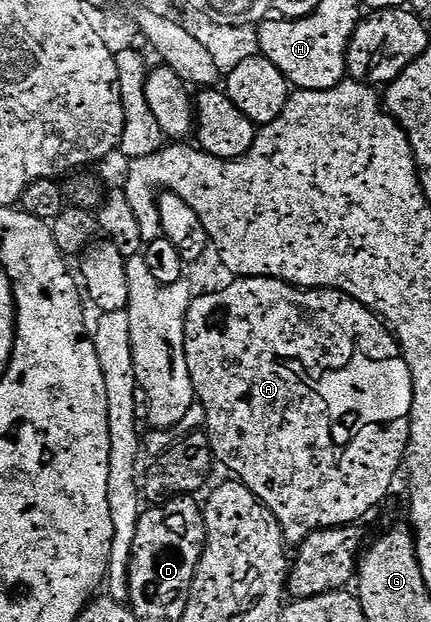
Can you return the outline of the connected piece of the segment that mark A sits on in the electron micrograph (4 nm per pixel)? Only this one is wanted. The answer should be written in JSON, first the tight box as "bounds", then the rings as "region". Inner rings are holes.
{"bounds":[185,277,415,543],"region":[[[239,277],[239,278],[238,278],[238,279],[236,279],[236,281],[234,281],[234,282],[233,282],[233,283],[232,283],[232,284],[231,284],[231,285],[230,285],[230,286],[229,286],[229,287],[225,287],[225,291],[217,291],[217,292],[216,292],[216,293],[199,293],[199,294],[198,294],[198,296],[196,296],[196,297],[195,297],[195,298],[194,298],[194,300],[192,300],[192,302],[191,302],[191,306],[190,306],[190,307],[189,307],[189,311],[188,311],[188,312],[187,312],[187,322],[186,322],[186,323],[185,323],[185,355],[186,355],[186,356],[187,356],[187,362],[188,362],[188,363],[189,363],[189,375],[190,375],[190,376],[191,376],[191,378],[192,378],[192,379],[193,379],[193,387],[194,387],[194,388],[195,388],[195,396],[196,396],[196,398],[197,398],[197,401],[198,401],[198,402],[199,402],[199,403],[201,403],[201,404],[203,404],[203,405],[204,405],[204,407],[205,407],[205,409],[206,409],[206,411],[207,411],[207,412],[208,412],[208,421],[207,421],[207,424],[206,424],[206,426],[205,426],[205,432],[206,432],[206,435],[207,435],[207,437],[208,437],[208,439],[209,439],[209,440],[210,440],[210,441],[211,441],[211,450],[212,450],[212,452],[213,452],[213,453],[214,453],[214,460],[215,460],[215,461],[216,461],[216,462],[219,462],[219,463],[221,463],[221,461],[224,461],[224,463],[225,463],[225,464],[227,464],[227,465],[228,465],[228,467],[229,467],[229,468],[231,468],[231,469],[232,469],[232,471],[233,471],[233,472],[235,472],[235,473],[232,473],[232,474],[234,474],[234,476],[235,476],[235,477],[236,477],[236,478],[238,478],[238,480],[240,480],[240,481],[242,481],[242,482],[243,482],[243,484],[245,484],[245,485],[247,485],[247,486],[248,486],[248,487],[249,487],[249,491],[253,491],[253,495],[254,495],[254,496],[255,496],[255,498],[256,498],[256,499],[257,499],[257,500],[259,500],[259,502],[261,502],[261,504],[263,504],[263,505],[267,505],[267,506],[268,506],[268,507],[269,507],[269,511],[273,511],[273,515],[274,515],[274,516],[275,516],[275,518],[277,518],[277,519],[278,519],[278,520],[279,520],[279,525],[280,525],[280,526],[281,526],[281,527],[282,527],[282,528],[283,528],[283,536],[284,536],[284,538],[286,538],[286,540],[287,540],[287,541],[288,541],[288,542],[291,542],[291,541],[292,541],[292,542],[291,542],[291,543],[298,543],[298,542],[300,542],[300,541],[302,541],[302,540],[303,540],[303,538],[304,538],[304,537],[307,537],[307,536],[309,536],[309,535],[310,535],[310,533],[315,533],[315,532],[316,532],[316,531],[317,531],[317,530],[319,530],[319,529],[338,529],[338,528],[340,528],[340,527],[342,527],[342,526],[345,526],[345,525],[355,525],[355,524],[356,524],[356,523],[359,523],[359,520],[361,520],[361,519],[362,519],[362,517],[363,517],[363,516],[365,516],[365,515],[366,515],[366,513],[367,513],[367,512],[369,512],[369,511],[370,511],[370,509],[375,509],[375,508],[377,508],[377,507],[378,507],[378,505],[379,505],[379,504],[381,504],[381,503],[382,503],[382,501],[383,501],[383,500],[385,500],[385,499],[386,499],[386,497],[387,497],[387,492],[389,492],[389,491],[390,491],[390,489],[391,489],[391,484],[393,484],[393,483],[394,483],[394,481],[395,481],[395,476],[397,476],[397,475],[398,475],[398,473],[399,473],[399,469],[400,469],[400,473],[401,473],[401,466],[402,466],[402,465],[403,465],[403,464],[404,464],[404,461],[405,461],[405,454],[406,454],[406,451],[407,451],[407,442],[408,442],[408,441],[410,441],[410,440],[411,440],[411,408],[412,408],[412,407],[413,407],[413,399],[414,399],[414,398],[415,398],[415,388],[414,388],[414,387],[413,387],[413,378],[412,378],[412,377],[411,377],[411,372],[410,372],[410,371],[409,371],[409,367],[408,367],[408,366],[407,366],[407,360],[406,360],[406,359],[405,359],[405,358],[404,358],[404,357],[403,357],[403,350],[402,350],[402,349],[400,349],[400,348],[399,348],[399,343],[398,343],[398,340],[397,340],[397,338],[396,338],[396,336],[395,336],[395,334],[394,334],[394,332],[392,332],[392,330],[391,330],[391,329],[390,329],[390,328],[388,328],[388,326],[387,326],[387,325],[386,325],[386,324],[385,324],[385,322],[384,322],[384,320],[383,320],[383,318],[382,318],[382,317],[380,317],[380,316],[379,316],[379,314],[378,314],[378,313],[375,313],[375,312],[374,312],[374,311],[373,311],[373,310],[371,310],[371,309],[368,309],[368,308],[367,308],[367,306],[365,306],[365,305],[362,305],[362,304],[361,304],[361,303],[360,303],[360,302],[359,302],[359,301],[358,301],[358,300],[357,300],[357,299],[353,299],[353,298],[352,298],[352,297],[351,297],[351,296],[349,296],[349,294],[348,294],[348,293],[343,293],[343,292],[341,292],[341,290],[339,290],[339,289],[301,289],[301,288],[299,288],[299,286],[298,286],[298,285],[291,285],[291,284],[289,284],[289,283],[288,283],[288,281],[279,281],[279,280],[278,280],[278,279],[277,279],[277,278],[275,278],[275,277]]]}

